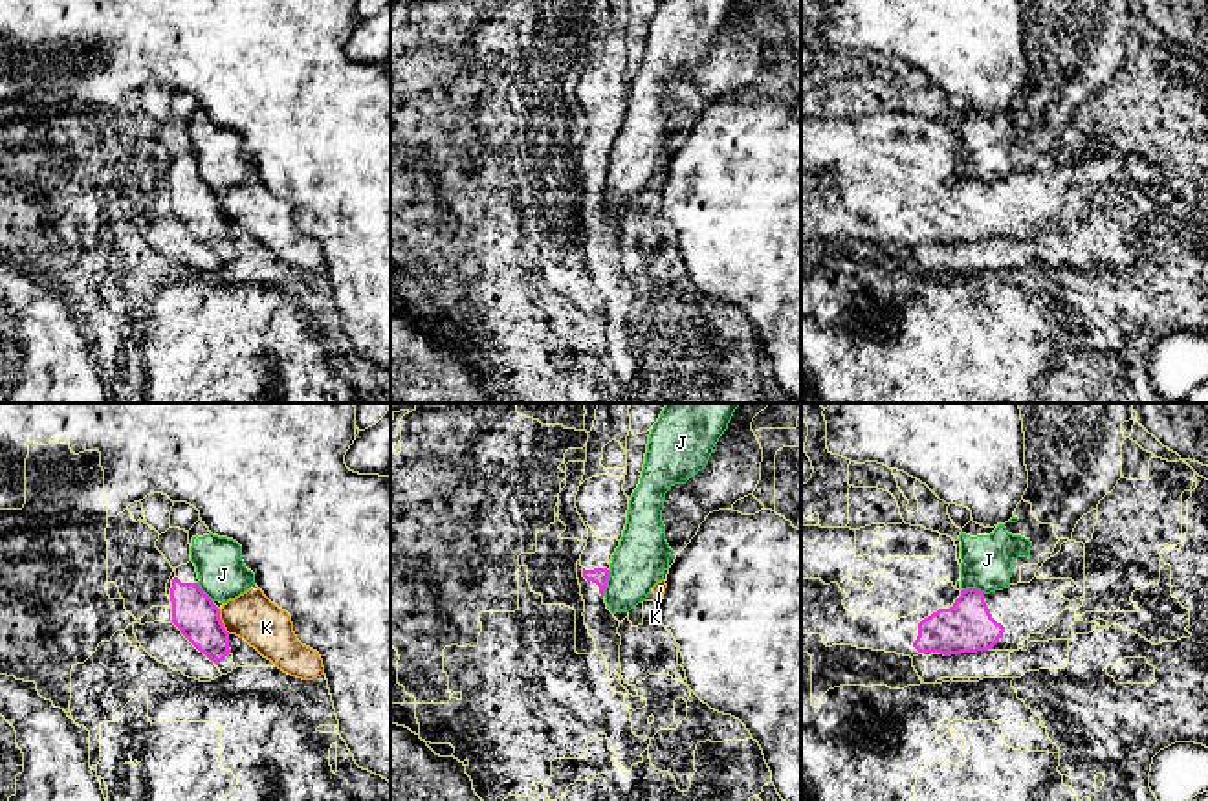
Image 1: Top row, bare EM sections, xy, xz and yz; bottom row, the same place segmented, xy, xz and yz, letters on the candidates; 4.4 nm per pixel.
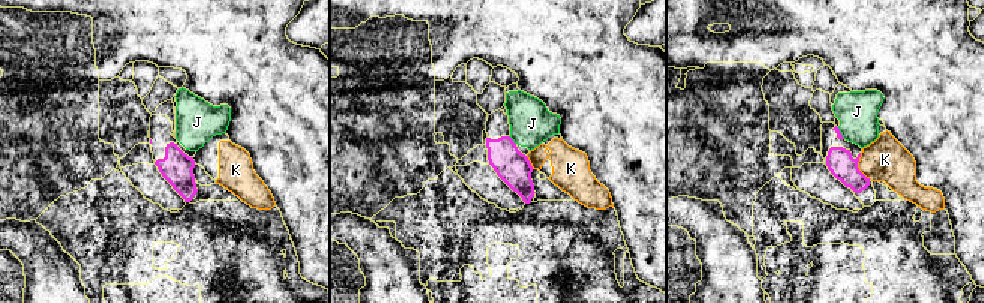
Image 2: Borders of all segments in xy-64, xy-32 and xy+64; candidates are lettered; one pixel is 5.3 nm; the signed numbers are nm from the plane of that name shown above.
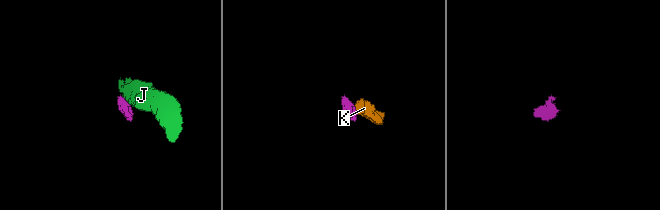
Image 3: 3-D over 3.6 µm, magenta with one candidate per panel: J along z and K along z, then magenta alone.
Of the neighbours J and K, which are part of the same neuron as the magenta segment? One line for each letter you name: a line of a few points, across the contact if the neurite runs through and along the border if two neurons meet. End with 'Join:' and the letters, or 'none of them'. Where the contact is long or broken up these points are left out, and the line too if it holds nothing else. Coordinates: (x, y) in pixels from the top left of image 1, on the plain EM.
Join: none of them

